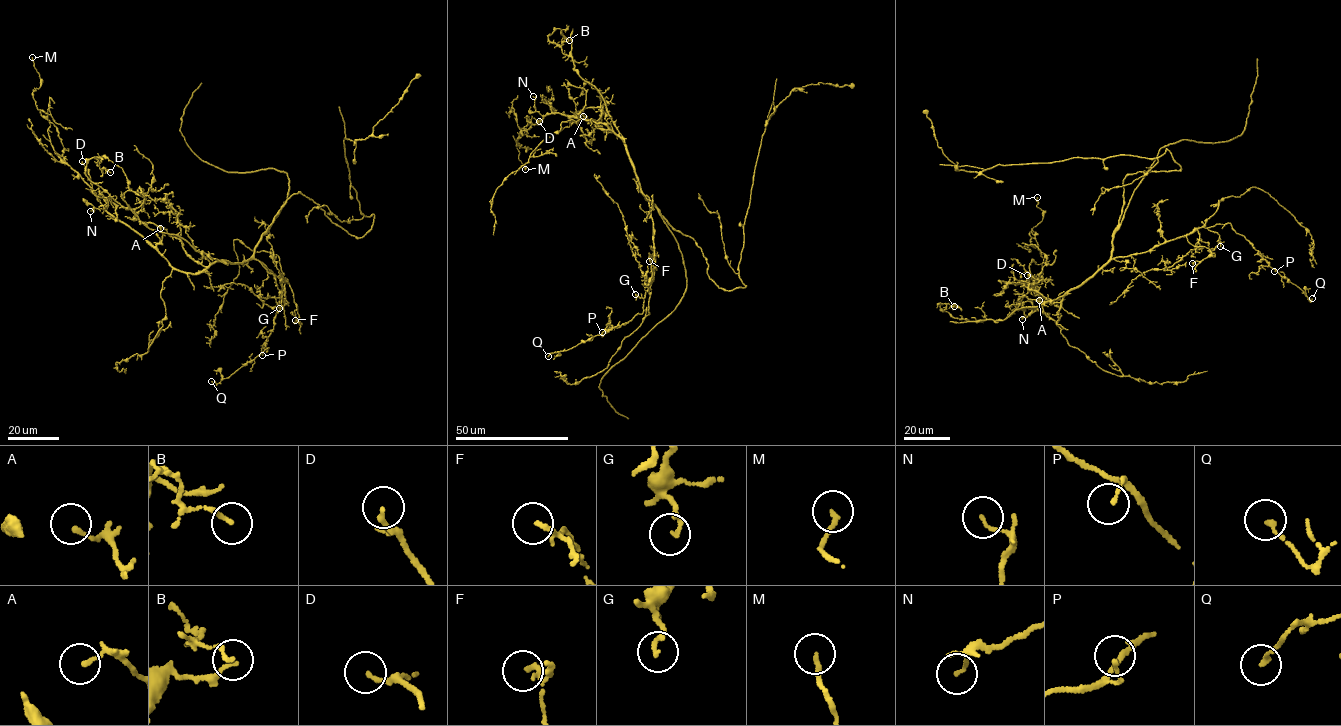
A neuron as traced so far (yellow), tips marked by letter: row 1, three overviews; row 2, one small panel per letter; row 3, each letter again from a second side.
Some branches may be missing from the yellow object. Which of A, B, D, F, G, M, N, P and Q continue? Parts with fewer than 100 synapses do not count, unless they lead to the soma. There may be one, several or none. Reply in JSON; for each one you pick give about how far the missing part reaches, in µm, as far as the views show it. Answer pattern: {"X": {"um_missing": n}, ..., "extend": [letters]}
{"extend": []}

